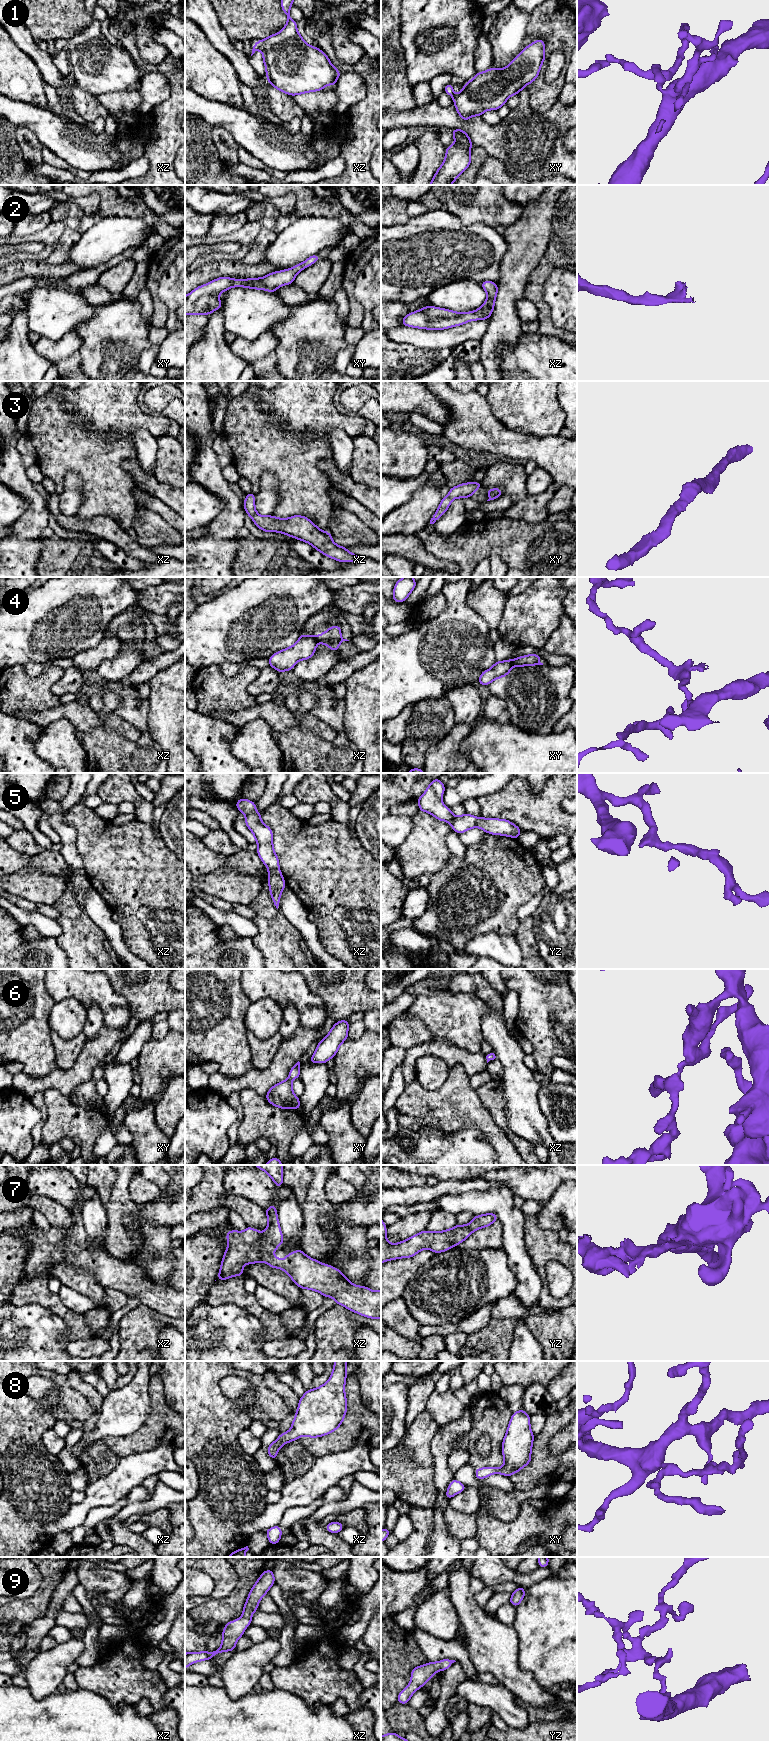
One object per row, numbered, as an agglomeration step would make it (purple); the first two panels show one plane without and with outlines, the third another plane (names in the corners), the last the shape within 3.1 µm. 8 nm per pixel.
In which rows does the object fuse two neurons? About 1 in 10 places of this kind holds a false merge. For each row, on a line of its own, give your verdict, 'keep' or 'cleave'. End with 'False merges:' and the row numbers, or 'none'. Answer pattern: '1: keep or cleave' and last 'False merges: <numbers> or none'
1: keep
2: keep
3: keep
4: cleave
5: keep
6: keep
7: keep
8: keep
9: keep
False merges: 4

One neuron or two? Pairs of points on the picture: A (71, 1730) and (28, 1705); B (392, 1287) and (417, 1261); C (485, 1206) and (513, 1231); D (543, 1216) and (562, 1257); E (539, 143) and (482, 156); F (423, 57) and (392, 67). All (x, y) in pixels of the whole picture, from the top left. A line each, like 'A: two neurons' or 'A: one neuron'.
A: one neuron
B: one neuron
C: one neuron
D: two neurons
E: two neurons
F: two neurons

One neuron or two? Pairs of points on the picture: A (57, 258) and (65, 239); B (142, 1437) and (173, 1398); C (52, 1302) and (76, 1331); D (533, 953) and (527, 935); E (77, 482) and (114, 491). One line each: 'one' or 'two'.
A: one
B: two
C: one
D: one
E: two

